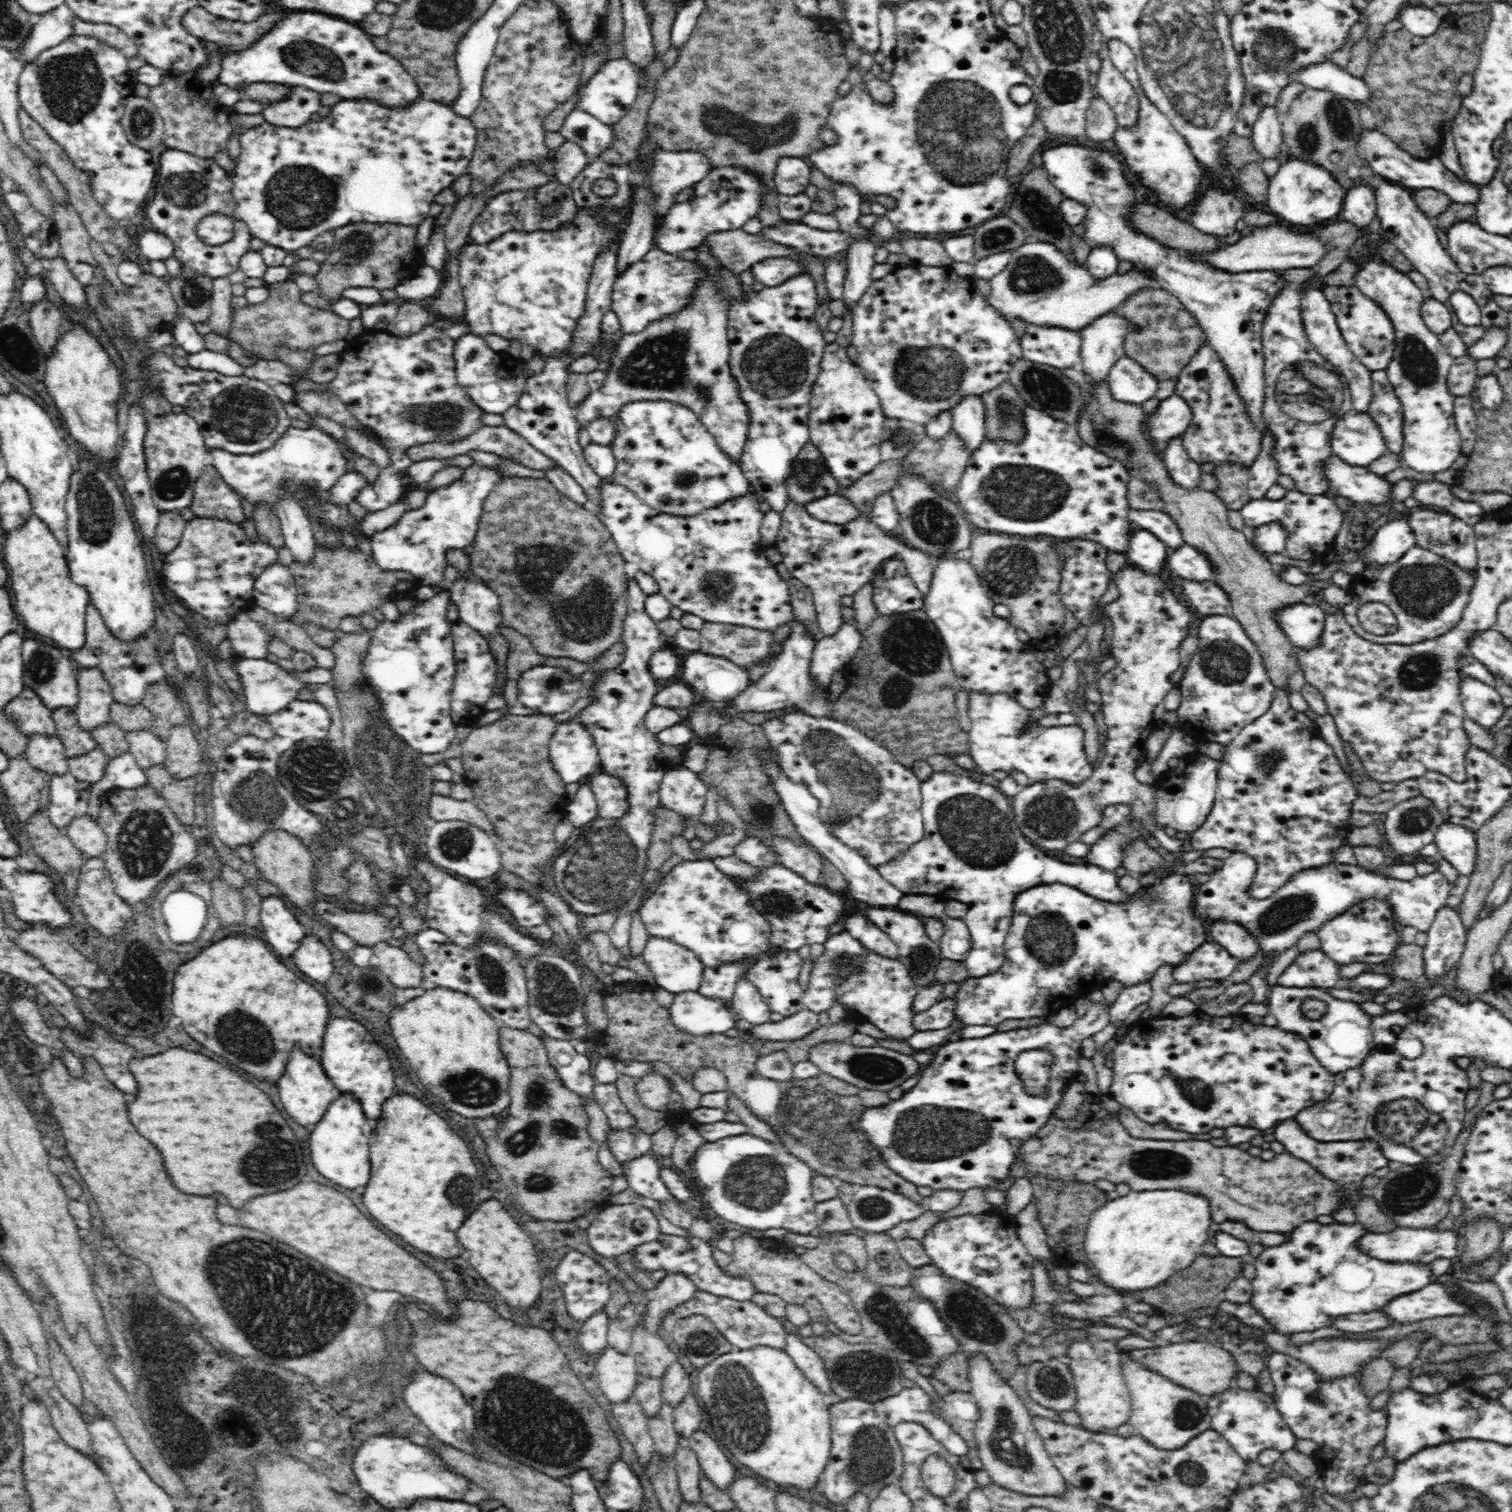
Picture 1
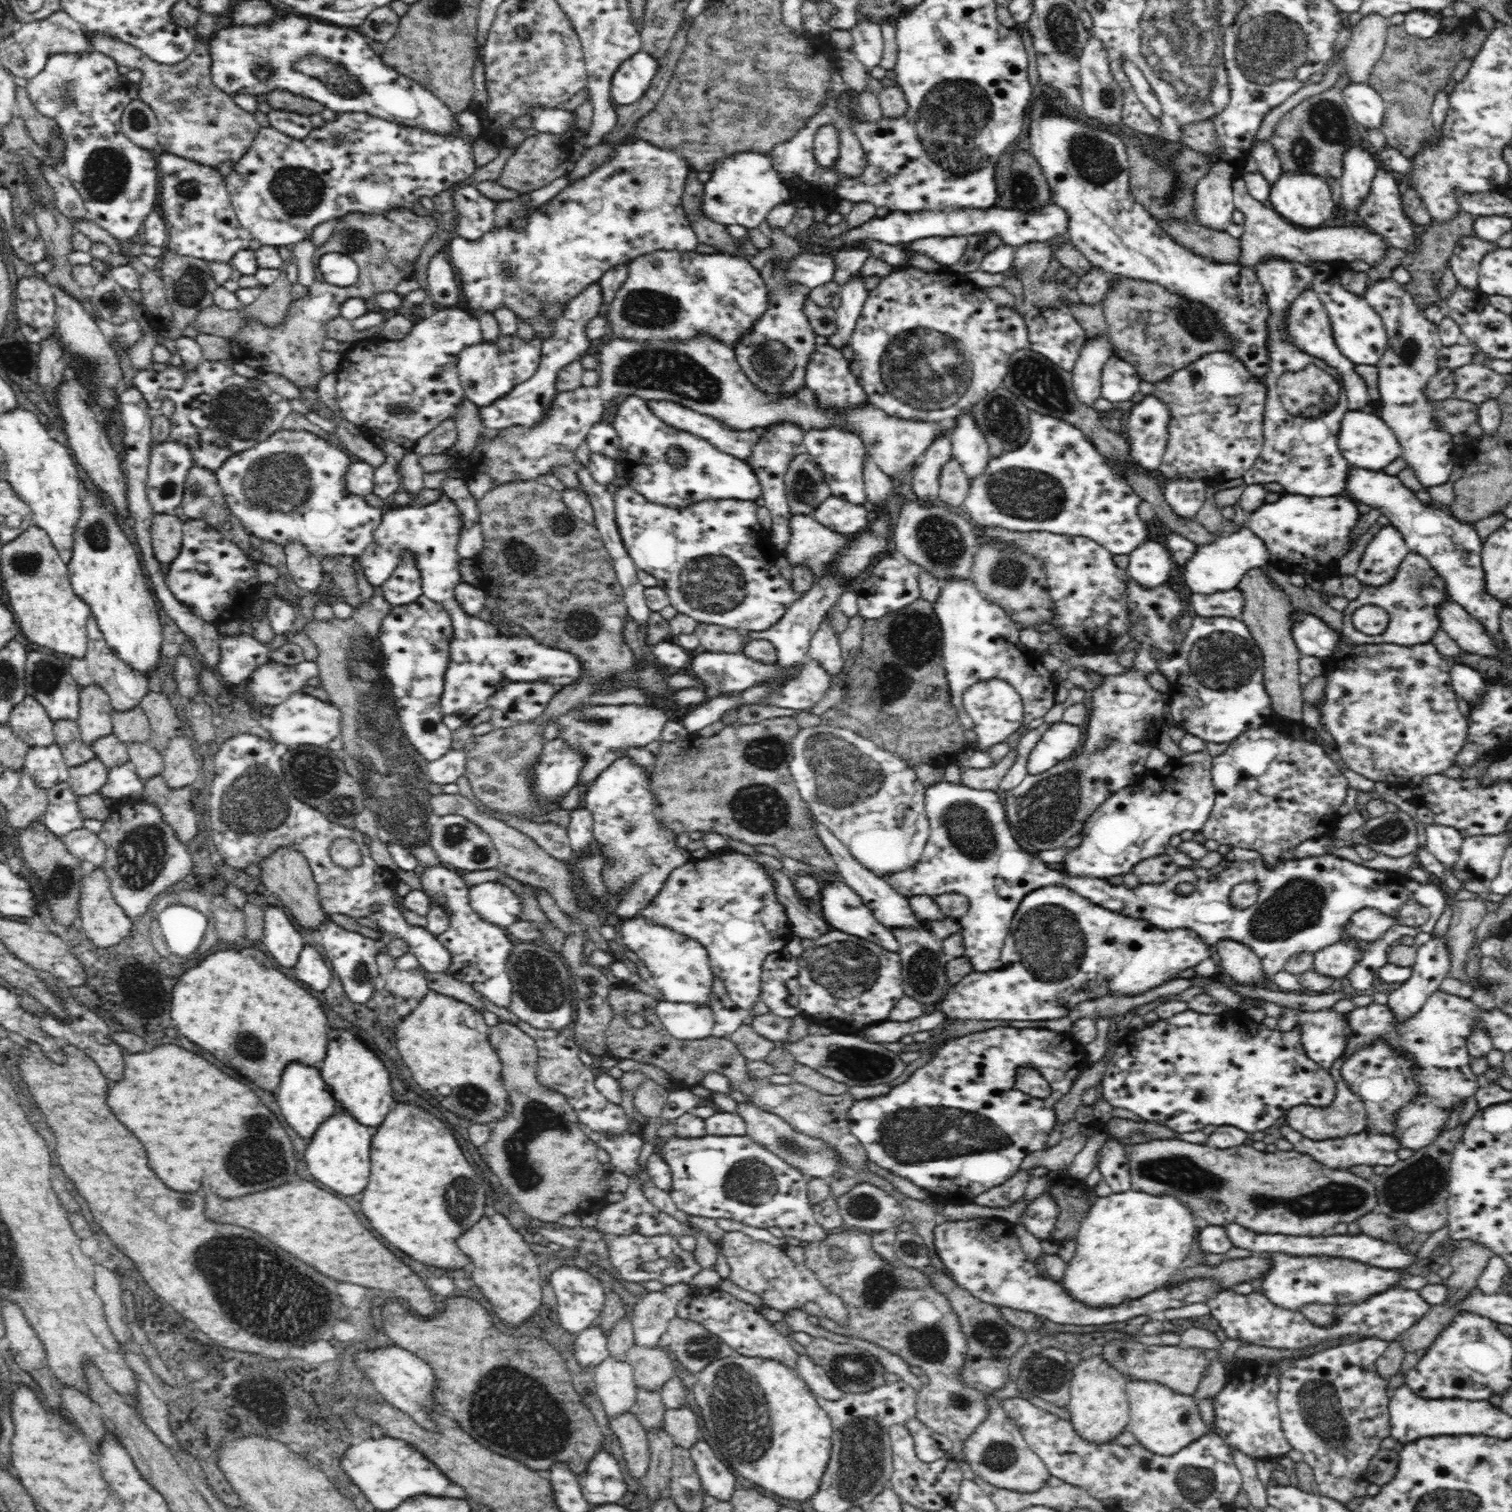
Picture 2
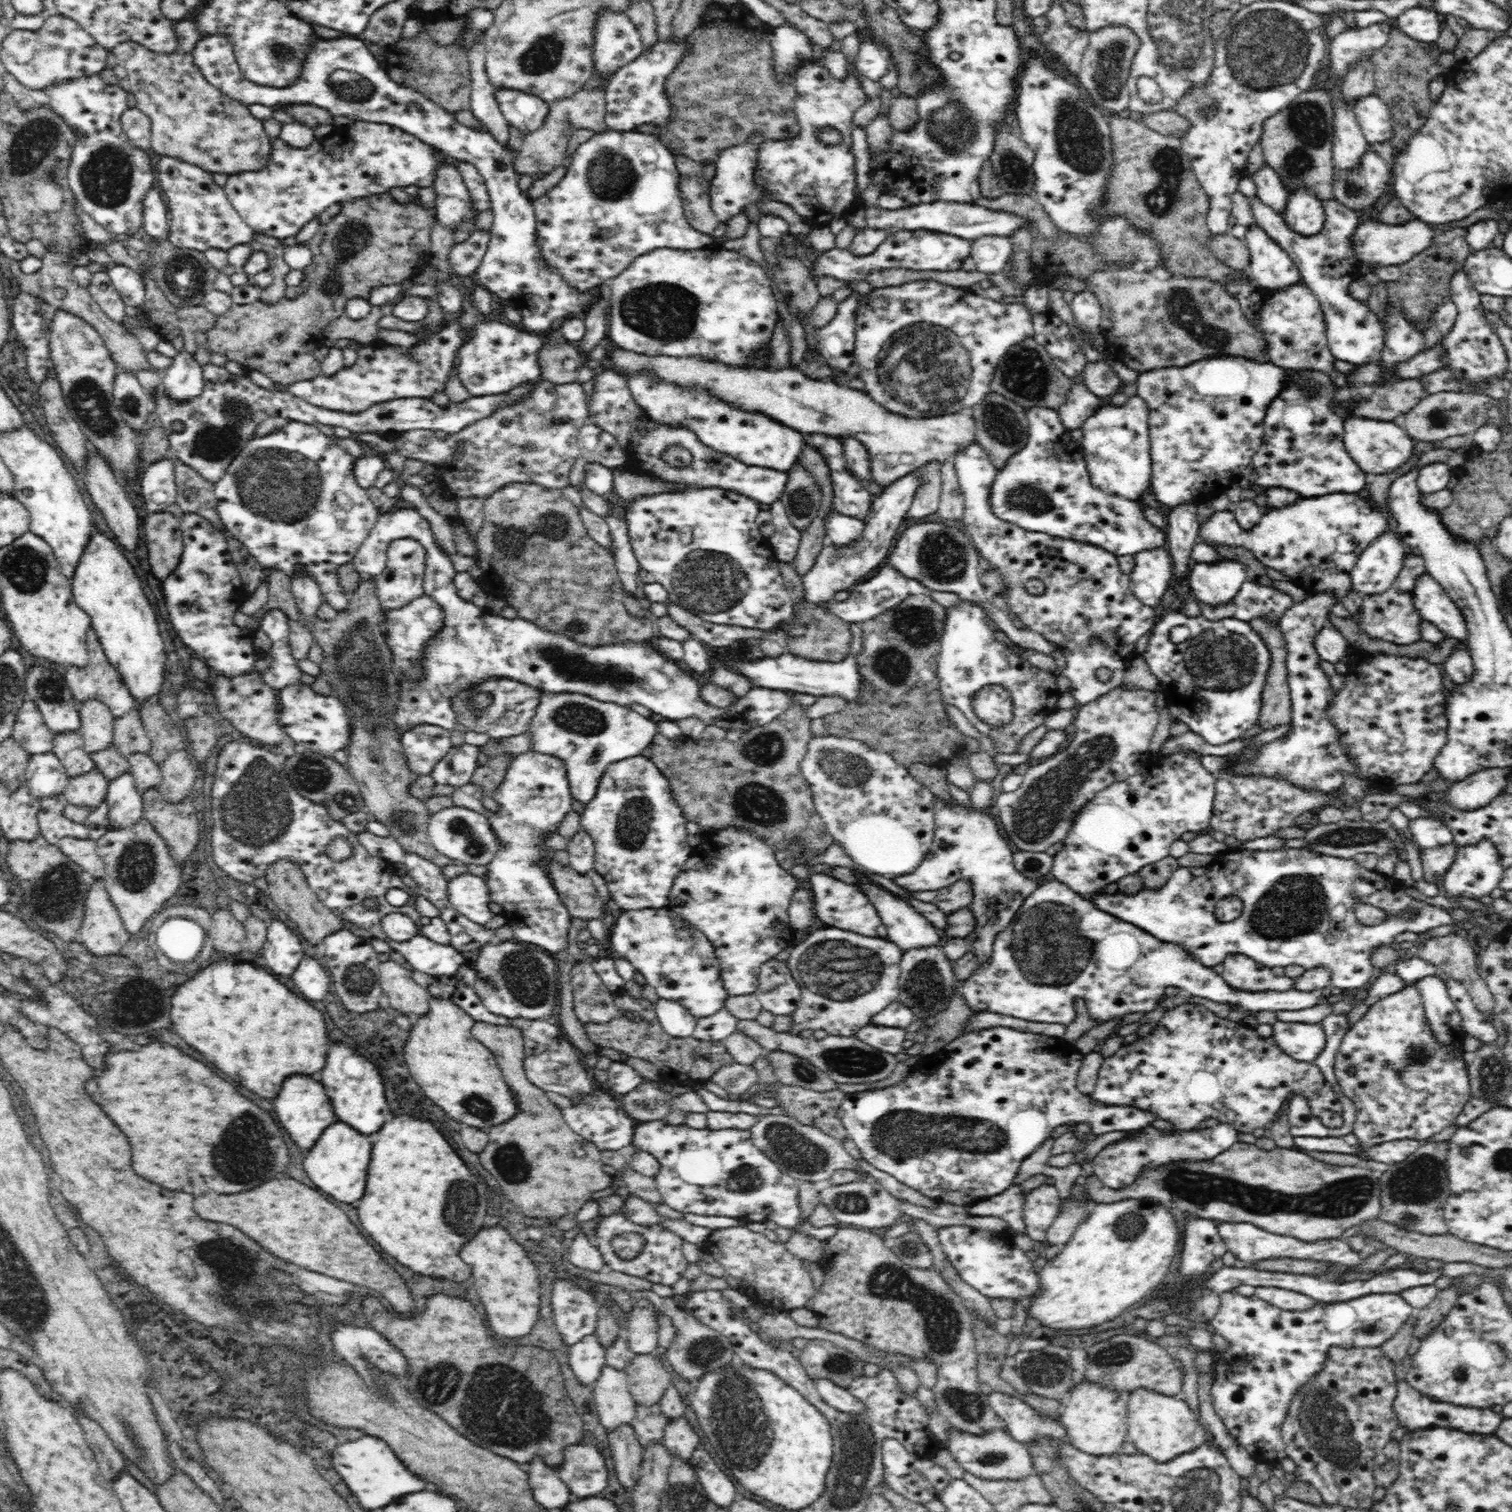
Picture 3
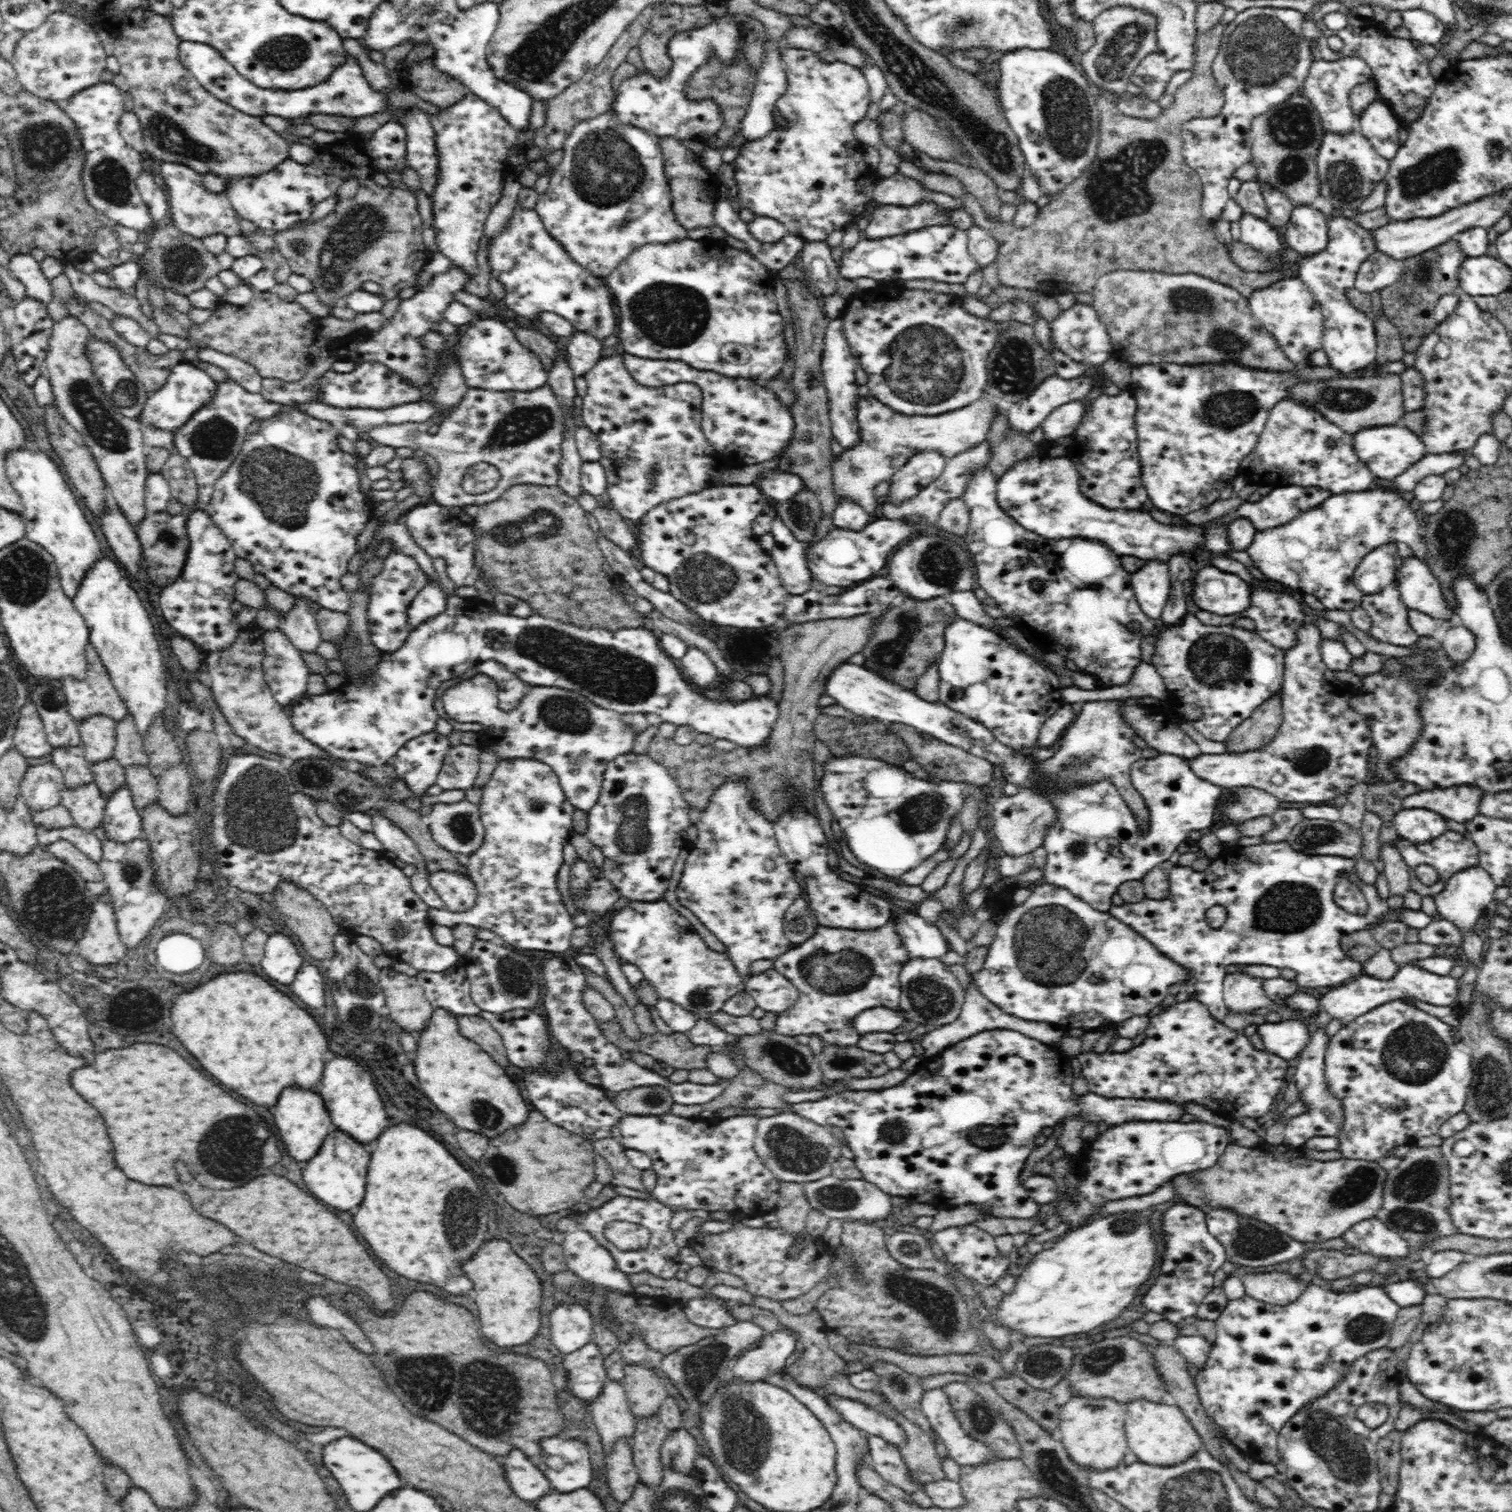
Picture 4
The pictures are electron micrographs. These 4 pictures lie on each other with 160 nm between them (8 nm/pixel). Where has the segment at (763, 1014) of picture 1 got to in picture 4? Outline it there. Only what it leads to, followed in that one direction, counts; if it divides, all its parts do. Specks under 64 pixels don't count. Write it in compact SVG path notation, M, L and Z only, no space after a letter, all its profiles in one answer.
M742 780L724 782L722 786L716 788L696 824L698 837L689 846L688 857L676 889L678 902L691 910L698 920L726 946L726 955L730 957L744 980L750 976L748 972L752 962L774 961L777 956L794 946L785 936L783 918L788 907L803 891L796 881L795 868L778 846L773 829L774 822L766 819L766 816L752 805L751 795L749 785Z

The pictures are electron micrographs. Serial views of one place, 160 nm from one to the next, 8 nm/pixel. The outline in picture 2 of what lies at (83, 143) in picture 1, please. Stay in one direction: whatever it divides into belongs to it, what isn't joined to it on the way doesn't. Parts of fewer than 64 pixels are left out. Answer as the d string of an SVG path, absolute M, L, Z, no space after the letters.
M96 50L92 52L84 52L84 54L72 54L71 52L58 52L56 54L50 55L47 58L46 66L42 69L42 72L38 72L34 78L30 78L28 81L24 81L23 84L26 86L26 91L34 103L34 107L42 113L42 115L54 119L62 139L64 139L64 149L63 149L63 163L68 169L68 179L70 183L76 188L76 191L80 194L80 197L84 200L85 210L87 211L87 219L92 221L94 224L98 224L109 232L114 239L117 241L129 240L134 236L137 237L138 230L142 229L144 220L146 216L154 209L154 204L156 204L156 195L158 194L158 172L156 171L156 156L154 156L154 151L149 151L148 149L140 148L137 144L134 144L121 129L121 116L126 108L127 104L130 104L130 97L125 91L127 84L120 81L120 73L118 73L119 64L112 60L109 56L102 54Z

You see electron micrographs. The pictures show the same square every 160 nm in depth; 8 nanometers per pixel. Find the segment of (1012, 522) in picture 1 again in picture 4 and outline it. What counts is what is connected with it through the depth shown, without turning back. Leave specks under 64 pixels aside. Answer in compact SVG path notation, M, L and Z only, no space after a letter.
M1041 429L1033 430L1028 437L1037 446L1037 455L1012 464L997 479L997 501L1020 526L1044 538L1088 538L1098 540L1121 557L1135 556L1142 560L1168 562L1174 554L1186 554L1206 542L1204 525L1162 524L1146 510L1104 508L1086 498L1079 488L1076 463L1068 457L1050 458L1045 450L1050 448Z

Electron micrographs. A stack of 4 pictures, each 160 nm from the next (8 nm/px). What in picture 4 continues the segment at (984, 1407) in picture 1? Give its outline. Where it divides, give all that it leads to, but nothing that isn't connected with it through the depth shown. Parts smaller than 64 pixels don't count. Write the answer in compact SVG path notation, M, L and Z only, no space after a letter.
M942 1388L927 1390L923 1393L921 1412L945 1444L949 1457L960 1466L979 1465L1002 1459L997 1458L989 1446L982 1441L974 1440L961 1428L958 1418L953 1414L948 1395Z

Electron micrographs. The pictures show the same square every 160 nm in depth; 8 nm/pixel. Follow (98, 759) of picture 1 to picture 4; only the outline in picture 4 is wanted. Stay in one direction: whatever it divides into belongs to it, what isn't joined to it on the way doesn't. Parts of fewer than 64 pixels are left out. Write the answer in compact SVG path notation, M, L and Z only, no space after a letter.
M95 782L78 787L62 790L61 807L70 811L74 827L90 832L103 822L108 798L102 795Z

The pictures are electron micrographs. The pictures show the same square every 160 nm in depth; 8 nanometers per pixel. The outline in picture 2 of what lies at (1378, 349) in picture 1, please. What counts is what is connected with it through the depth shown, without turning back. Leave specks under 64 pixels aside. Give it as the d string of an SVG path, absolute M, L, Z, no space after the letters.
M1310 261L1307 265L1319 280L1312 284L1312 290L1316 291L1326 309L1332 324L1333 337L1340 352L1355 365L1374 366L1378 364L1386 352L1389 336L1382 318L1368 305L1368 301L1363 296L1348 292L1339 284L1341 273L1350 269L1351 264L1335 261Z

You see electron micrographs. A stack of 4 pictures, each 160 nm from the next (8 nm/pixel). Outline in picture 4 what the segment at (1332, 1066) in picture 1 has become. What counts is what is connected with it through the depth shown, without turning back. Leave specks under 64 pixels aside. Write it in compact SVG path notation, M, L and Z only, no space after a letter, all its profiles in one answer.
M1298 1019L1281 1020L1277 1023L1266 1021L1257 1026L1257 1033L1262 1039L1266 1052L1286 1059L1300 1058L1301 1052L1310 1041L1306 1025Z

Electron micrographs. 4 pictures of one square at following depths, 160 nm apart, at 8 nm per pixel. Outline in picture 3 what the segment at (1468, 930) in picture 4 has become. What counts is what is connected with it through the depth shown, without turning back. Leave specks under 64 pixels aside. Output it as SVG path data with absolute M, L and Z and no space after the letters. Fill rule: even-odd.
M1488 839L1480 840L1476 844L1466 844L1459 846L1454 856L1454 862L1446 870L1444 876L1444 891L1448 900L1456 902L1460 896L1464 898L1480 898L1488 896L1494 888L1499 887L1500 879L1503 875L1503 868L1499 861L1499 853L1496 846L1490 844ZM1449 978L1445 983L1450 999L1453 1000L1453 1003L1461 1014L1463 1033L1470 1034L1470 1036L1477 1038L1482 1043L1494 1043L1496 1038L1498 1038L1496 1028L1484 1016L1484 1013L1476 1008L1464 984L1453 978Z

